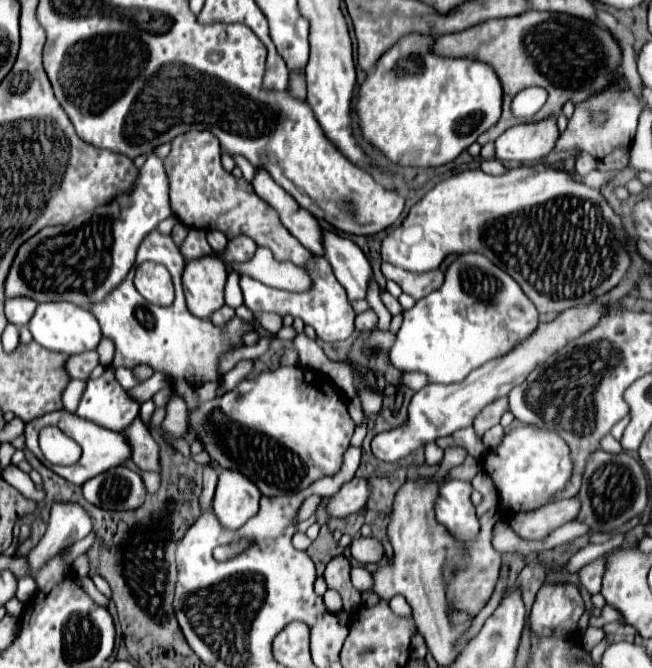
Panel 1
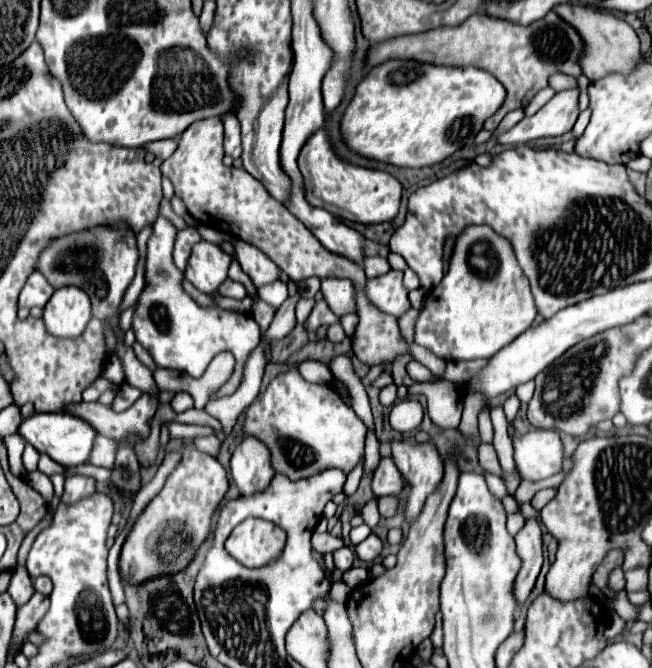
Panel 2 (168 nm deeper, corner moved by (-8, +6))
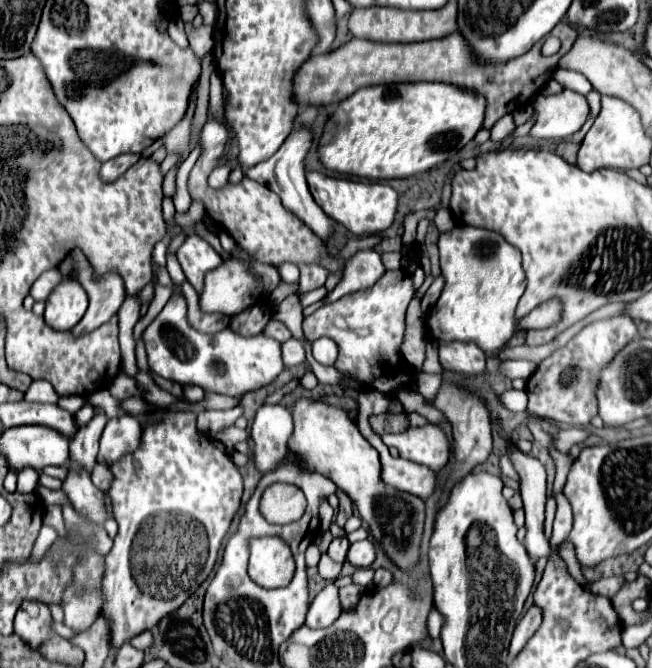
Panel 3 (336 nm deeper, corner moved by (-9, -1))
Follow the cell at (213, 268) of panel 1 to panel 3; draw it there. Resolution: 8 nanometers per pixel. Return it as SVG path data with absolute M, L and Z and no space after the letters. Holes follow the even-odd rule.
M190 233L184 239L176 257L178 257L178 263L182 265L184 275L188 277L188 281L196 291L202 291L204 275L222 263L222 257L196 233Z

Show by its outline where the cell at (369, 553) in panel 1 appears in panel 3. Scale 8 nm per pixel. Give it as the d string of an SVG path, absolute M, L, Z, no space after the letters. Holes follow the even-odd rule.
M364 539L364 541L358 541L358 543L350 545L346 561L350 565L354 565L354 567L370 567L372 561L374 561L374 557L376 557L376 553L374 553L372 541Z

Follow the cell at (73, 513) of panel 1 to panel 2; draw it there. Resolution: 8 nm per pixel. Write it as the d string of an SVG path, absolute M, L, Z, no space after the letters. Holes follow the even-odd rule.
M71 476L65 480L65 492L61 496L63 504L75 504L89 498L95 492L95 480L87 476Z

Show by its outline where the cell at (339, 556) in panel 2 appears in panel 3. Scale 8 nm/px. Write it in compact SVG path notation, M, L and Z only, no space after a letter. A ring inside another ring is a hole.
M334 537L332 543L330 543L330 547L328 547L328 555L330 555L334 561L344 563L346 553L348 553L348 547L350 547L350 543L348 543L346 537Z

